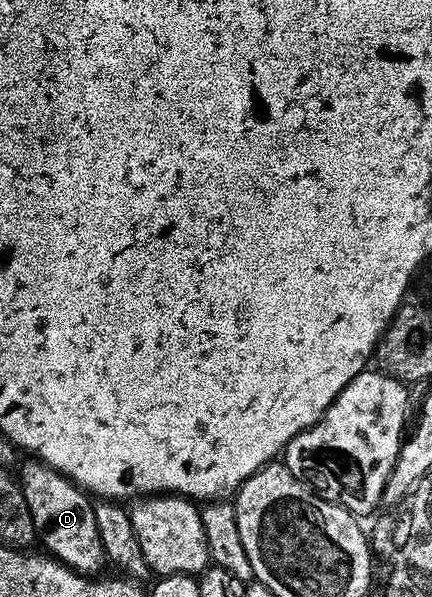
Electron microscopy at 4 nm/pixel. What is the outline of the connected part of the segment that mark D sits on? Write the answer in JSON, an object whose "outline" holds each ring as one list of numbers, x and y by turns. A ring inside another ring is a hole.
{"outline":[[34,457,24,458,17,470,18,483,25,493,25,505,29,505,29,513,33,513,35,534,38,542,43,542,42,550,55,556,70,571,88,577,98,576,102,572,99,570,107,563,107,554,101,545,101,533,97,533,95,503,88,492,48,463]]}

